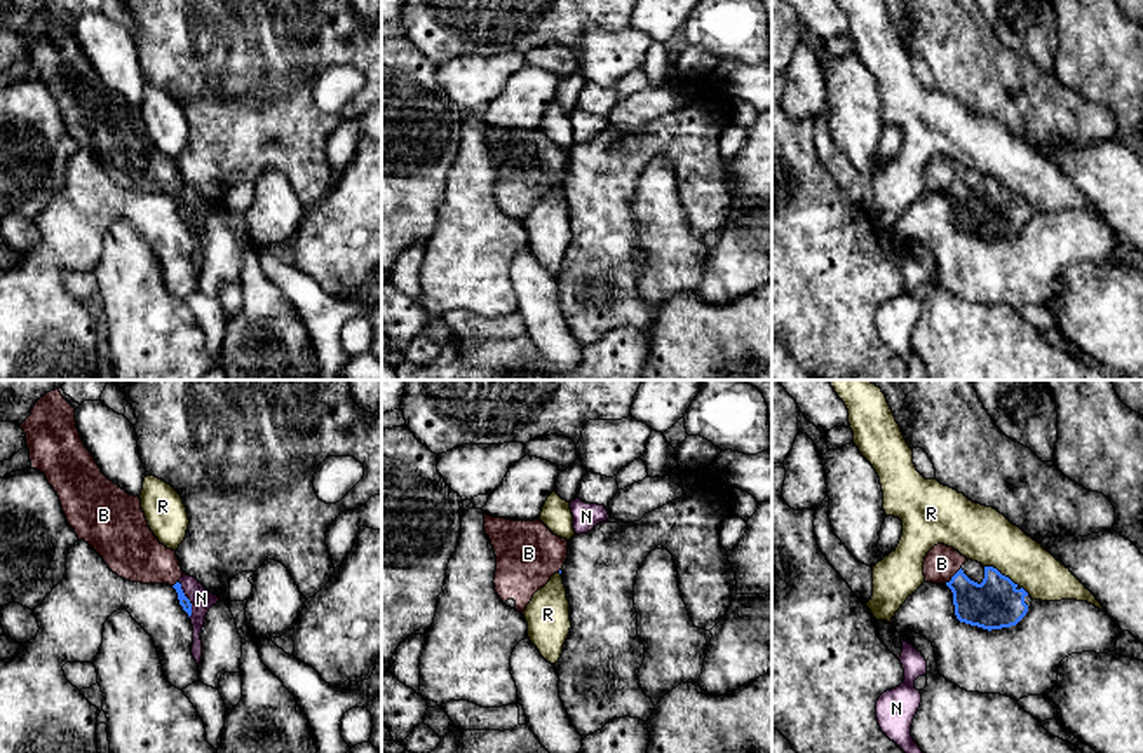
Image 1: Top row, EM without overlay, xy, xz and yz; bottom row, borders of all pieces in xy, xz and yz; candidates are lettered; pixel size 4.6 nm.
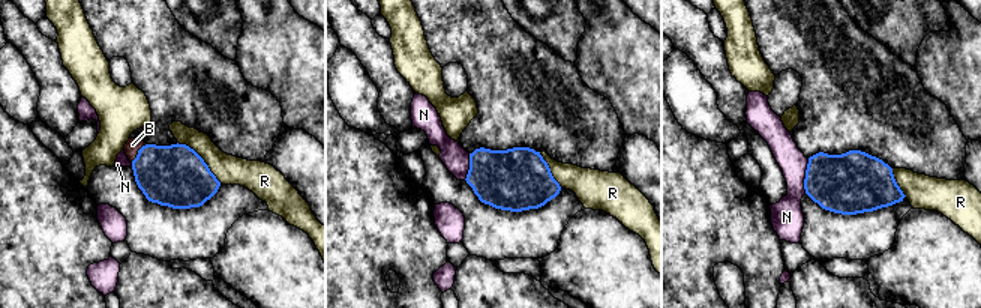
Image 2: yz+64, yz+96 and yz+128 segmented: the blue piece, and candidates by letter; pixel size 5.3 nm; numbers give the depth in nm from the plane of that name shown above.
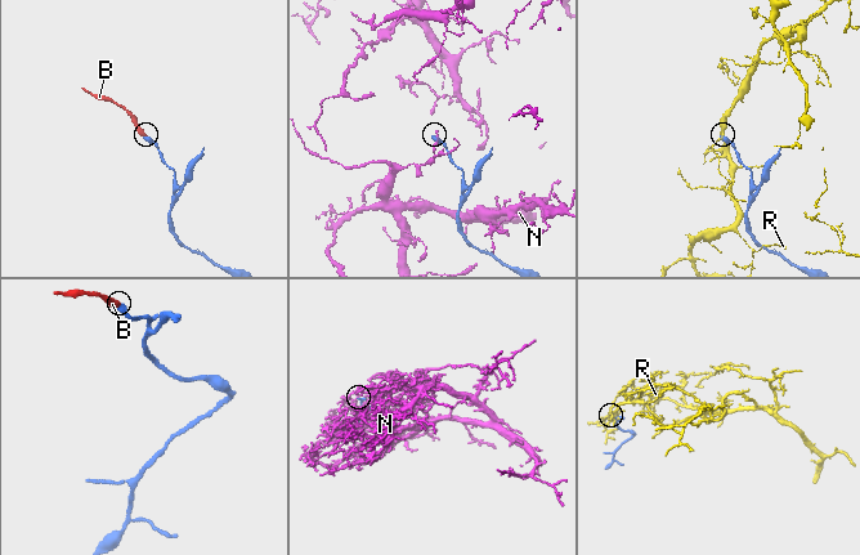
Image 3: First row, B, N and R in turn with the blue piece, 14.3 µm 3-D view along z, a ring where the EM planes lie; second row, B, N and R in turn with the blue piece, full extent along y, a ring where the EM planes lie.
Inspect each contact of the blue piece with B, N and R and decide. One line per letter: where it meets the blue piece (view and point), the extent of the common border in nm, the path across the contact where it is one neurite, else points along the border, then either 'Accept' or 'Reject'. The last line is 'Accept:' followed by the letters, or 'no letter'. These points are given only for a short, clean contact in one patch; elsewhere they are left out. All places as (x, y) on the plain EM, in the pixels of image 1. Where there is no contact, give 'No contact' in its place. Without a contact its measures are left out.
B: Touches blue at yz (953, 185). Shared border 110 nm. Path across: yz (995, 213), (981, 213), (953, 185), (941, 173). Accept
N: Touches blue at xy (189, 210). Shared border 170 nm. Boundary: xy (178, 192), (190, 213), (190, 225). Reject
R: Touches blue at yz (1000, 183). Shared border 180 nm. Reject
Accept: B

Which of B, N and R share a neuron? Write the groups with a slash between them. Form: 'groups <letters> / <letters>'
groups B / N / R

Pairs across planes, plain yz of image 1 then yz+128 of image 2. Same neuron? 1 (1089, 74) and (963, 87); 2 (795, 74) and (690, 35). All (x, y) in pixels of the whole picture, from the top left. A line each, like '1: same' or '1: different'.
1: same
2: different

